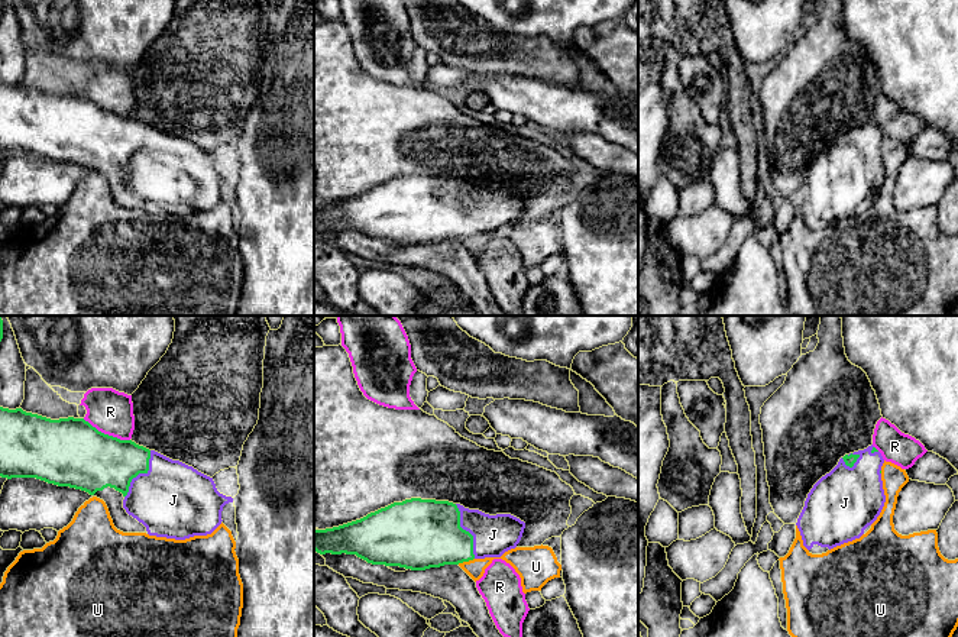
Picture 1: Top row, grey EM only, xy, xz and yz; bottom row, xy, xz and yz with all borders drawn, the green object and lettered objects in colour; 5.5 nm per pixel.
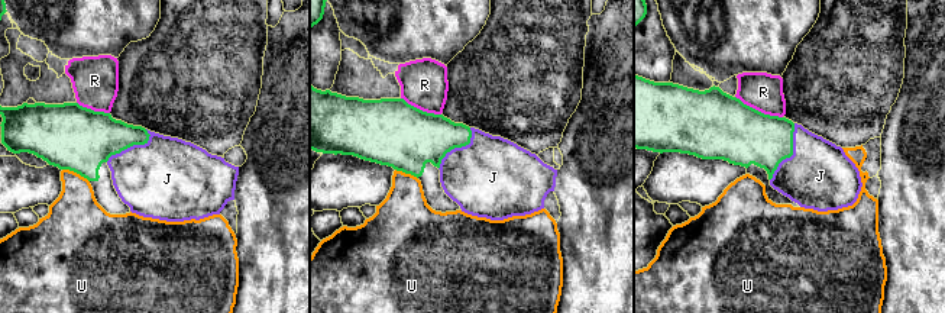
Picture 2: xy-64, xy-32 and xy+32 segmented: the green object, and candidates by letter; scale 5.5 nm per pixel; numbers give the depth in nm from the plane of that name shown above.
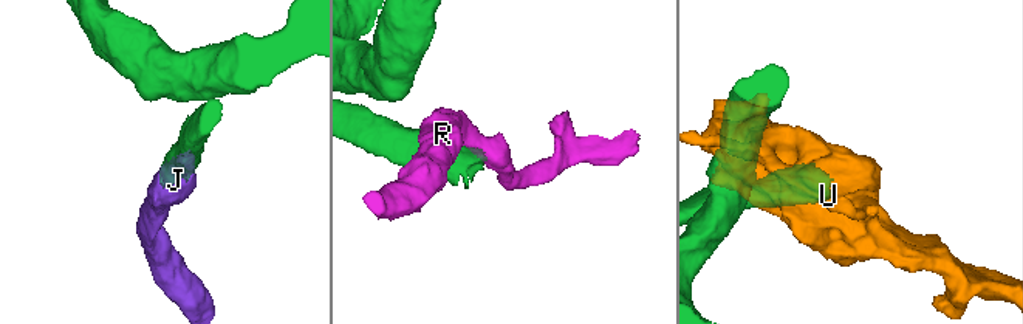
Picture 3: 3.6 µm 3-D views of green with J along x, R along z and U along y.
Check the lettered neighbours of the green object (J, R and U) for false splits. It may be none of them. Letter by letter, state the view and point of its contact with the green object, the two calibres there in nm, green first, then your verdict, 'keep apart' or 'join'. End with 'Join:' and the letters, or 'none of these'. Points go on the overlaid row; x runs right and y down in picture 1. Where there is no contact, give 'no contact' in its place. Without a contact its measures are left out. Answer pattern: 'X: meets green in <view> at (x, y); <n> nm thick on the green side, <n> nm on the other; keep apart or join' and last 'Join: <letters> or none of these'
J: meets green in xz at (465, 530); 380 nm thick on the green side, 220 nm on the other; join
R: meets green in xy at (106, 435); 380 nm thick on the green side, 240 nm on the other; keep apart
U: meets green in xz at (465, 560); 360 nm thick on the green side, 100 nm on the other; keep apart
Join: J

